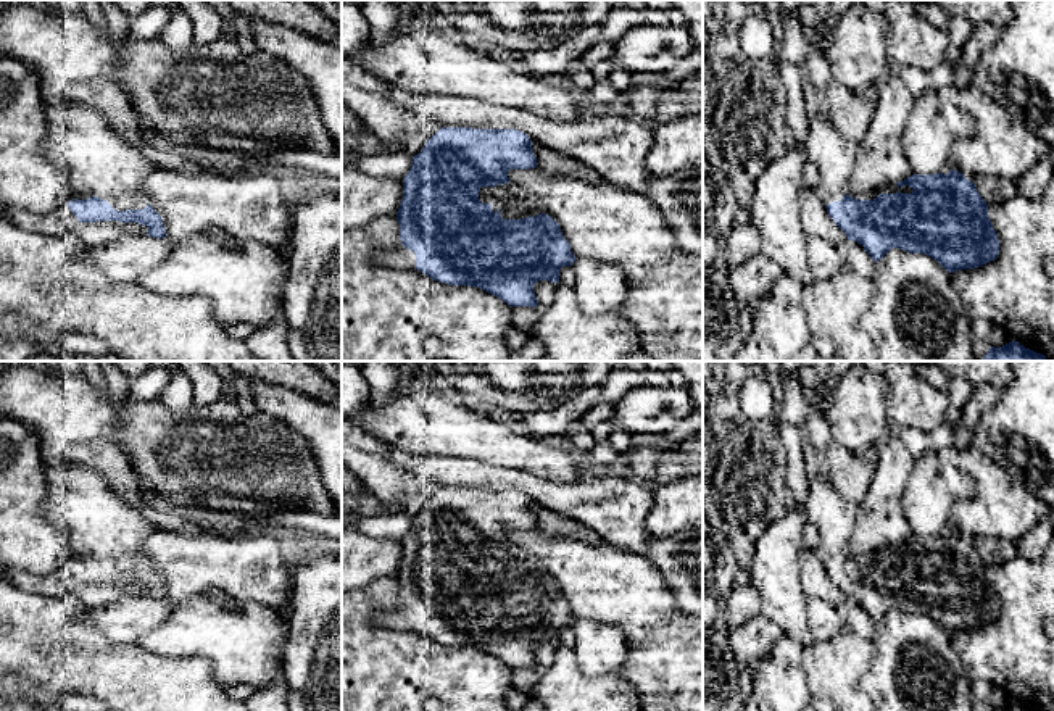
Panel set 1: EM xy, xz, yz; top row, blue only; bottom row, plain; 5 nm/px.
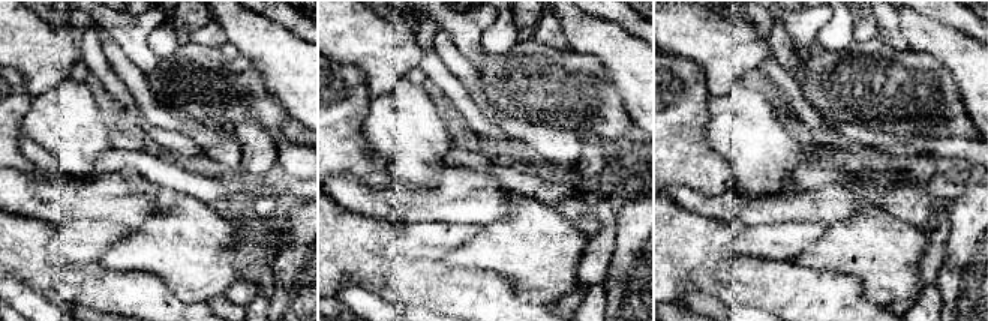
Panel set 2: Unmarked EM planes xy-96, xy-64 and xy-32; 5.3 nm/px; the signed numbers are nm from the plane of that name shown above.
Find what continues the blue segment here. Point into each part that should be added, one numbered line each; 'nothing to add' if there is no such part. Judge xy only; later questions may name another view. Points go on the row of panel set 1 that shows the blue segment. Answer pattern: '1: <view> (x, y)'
1: xy (97, 163)

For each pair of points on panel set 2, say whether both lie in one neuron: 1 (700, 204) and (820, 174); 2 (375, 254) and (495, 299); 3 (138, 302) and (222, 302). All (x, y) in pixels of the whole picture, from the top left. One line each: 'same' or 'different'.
1: same
2: same
3: different

